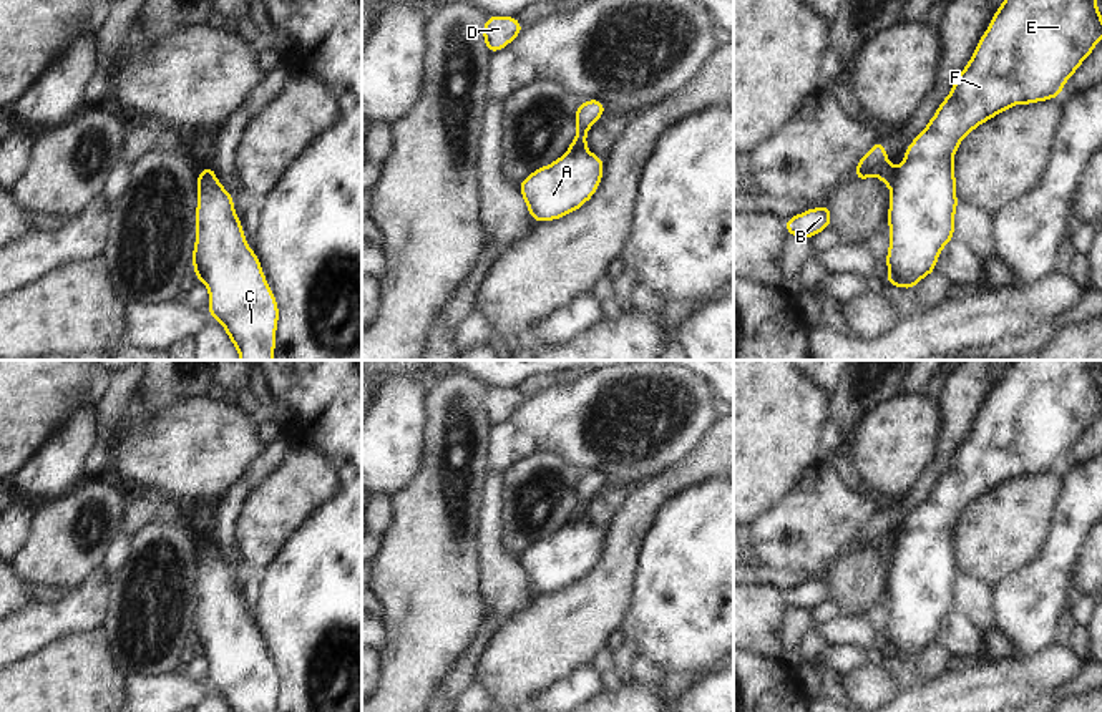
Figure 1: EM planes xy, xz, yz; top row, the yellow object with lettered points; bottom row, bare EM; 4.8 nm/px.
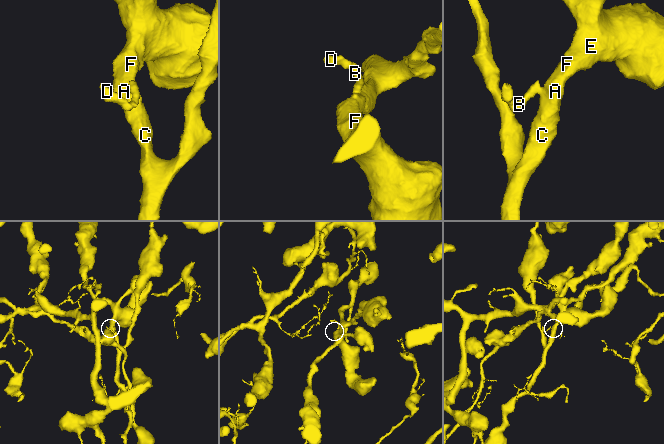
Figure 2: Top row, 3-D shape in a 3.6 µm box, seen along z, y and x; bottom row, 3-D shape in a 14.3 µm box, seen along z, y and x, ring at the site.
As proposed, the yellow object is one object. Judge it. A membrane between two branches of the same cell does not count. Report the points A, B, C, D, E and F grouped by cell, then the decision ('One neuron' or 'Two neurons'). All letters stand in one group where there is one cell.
Groups: A C E F / B D. Two neurons.

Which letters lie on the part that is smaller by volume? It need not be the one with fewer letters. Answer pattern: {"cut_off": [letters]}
{"cut_off": ["B", "D"]}

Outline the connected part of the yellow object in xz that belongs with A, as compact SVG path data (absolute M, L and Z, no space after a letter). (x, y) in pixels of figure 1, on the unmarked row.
M573 521L529 544L519 556L534 594L549 594L576 584L597 563L604 531L588 521Z

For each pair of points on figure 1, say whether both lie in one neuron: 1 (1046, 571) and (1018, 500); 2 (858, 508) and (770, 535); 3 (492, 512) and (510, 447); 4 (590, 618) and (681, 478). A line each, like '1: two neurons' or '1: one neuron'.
1: two neurons
2: one neuron
3: two neurons
4: one neuron

